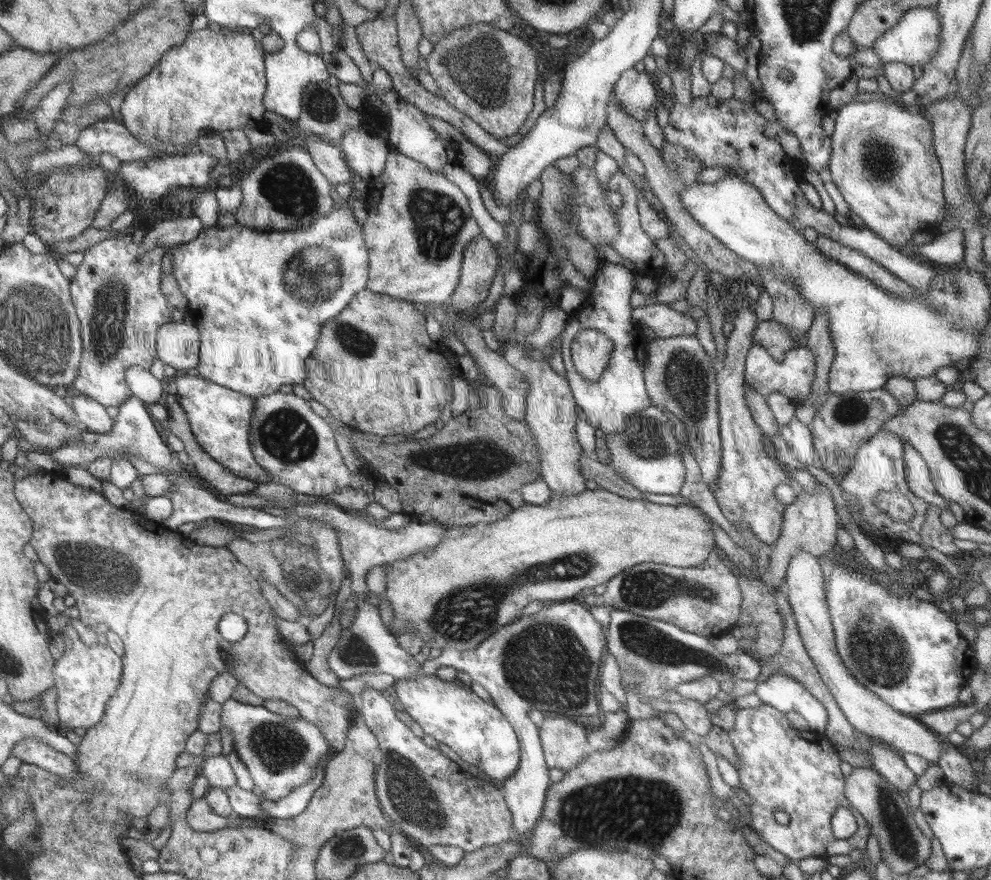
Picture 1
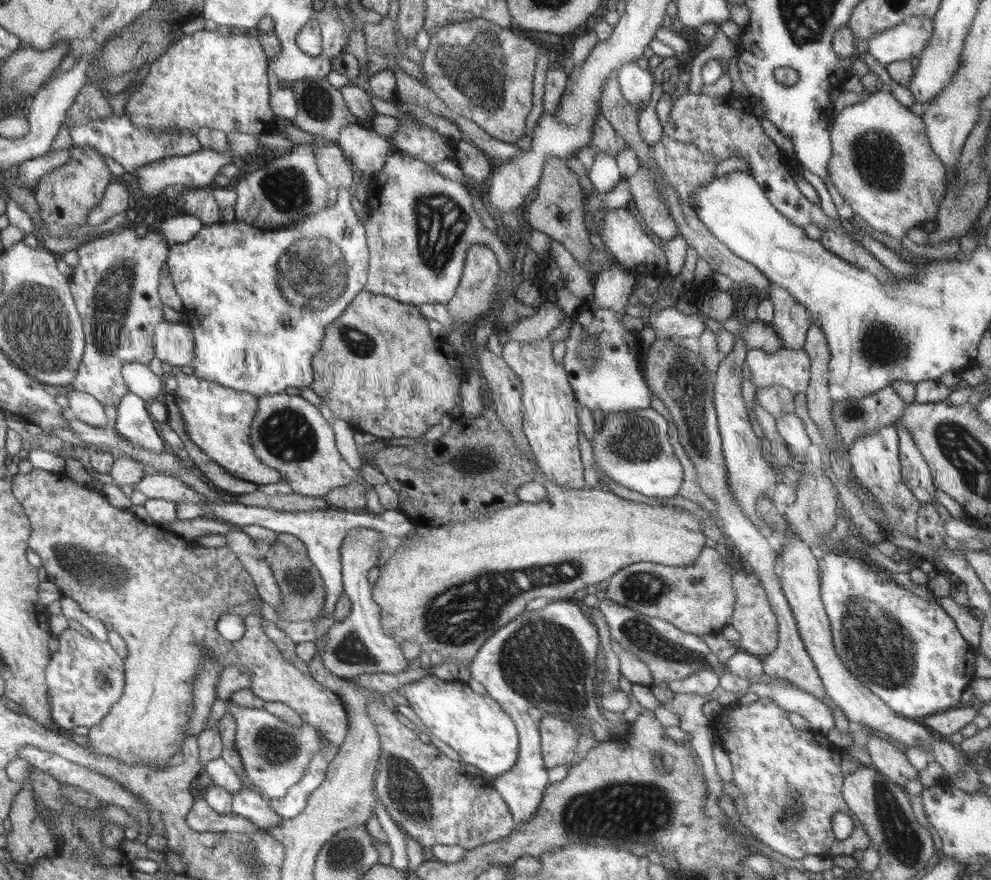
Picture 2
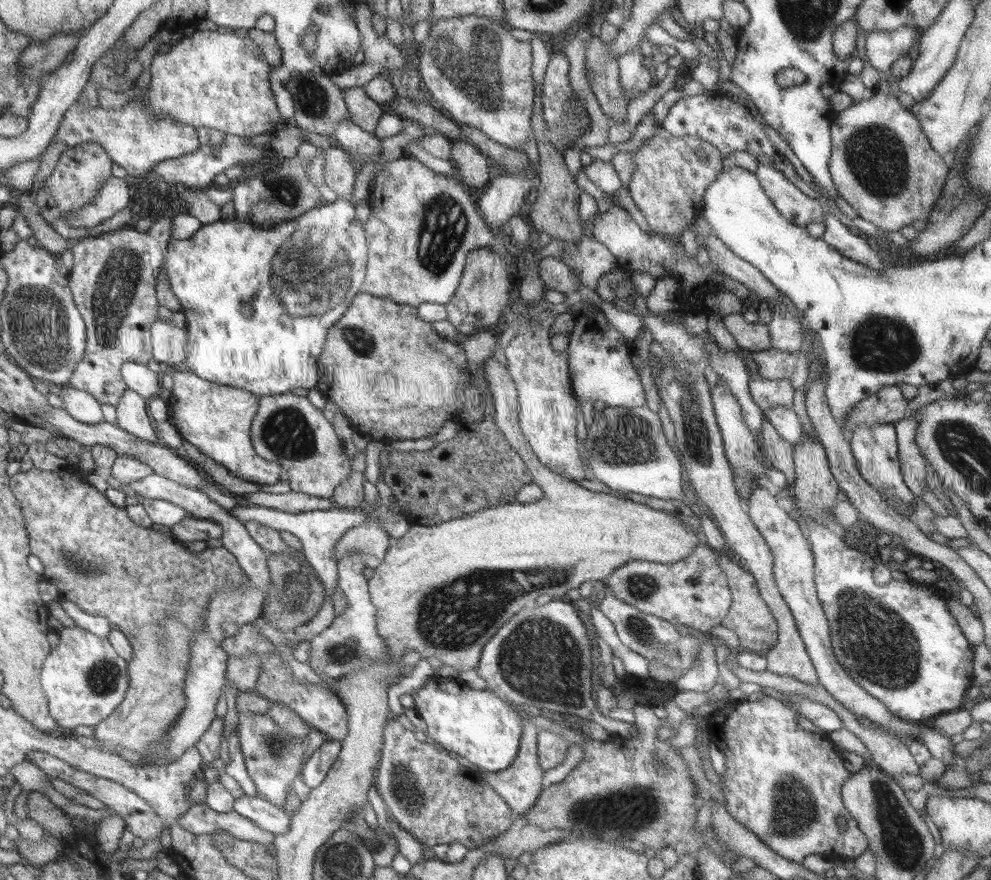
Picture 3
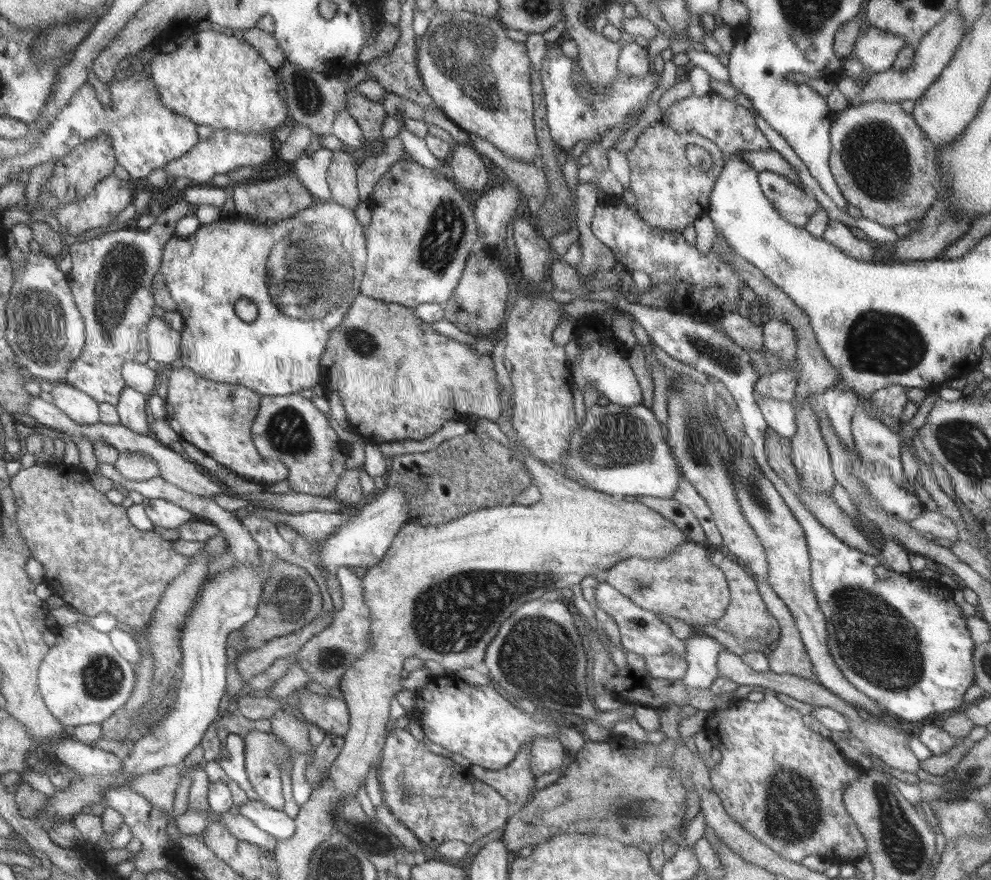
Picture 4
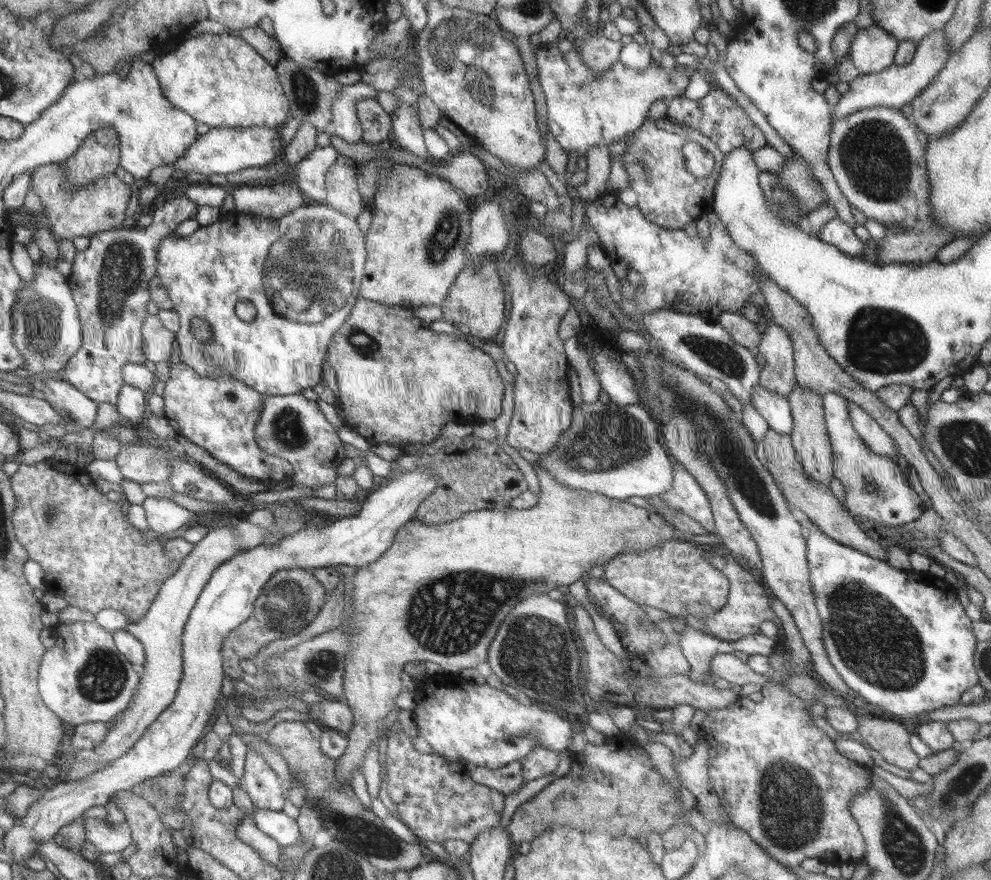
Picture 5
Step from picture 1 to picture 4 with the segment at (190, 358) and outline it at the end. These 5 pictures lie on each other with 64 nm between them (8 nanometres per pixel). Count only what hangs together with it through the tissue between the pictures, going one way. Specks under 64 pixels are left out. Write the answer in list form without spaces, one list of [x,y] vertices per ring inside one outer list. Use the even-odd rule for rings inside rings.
[[[162,317],[151,319],[148,336],[152,360],[169,367],[181,358],[181,332],[171,329]]]

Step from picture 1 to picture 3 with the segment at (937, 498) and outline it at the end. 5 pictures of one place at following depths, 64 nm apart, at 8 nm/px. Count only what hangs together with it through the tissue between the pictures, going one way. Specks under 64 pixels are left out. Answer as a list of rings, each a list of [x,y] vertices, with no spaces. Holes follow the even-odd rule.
[[[907,416],[893,426],[897,435],[900,468],[904,482],[917,498],[921,498],[927,482],[926,460],[915,442],[918,421],[914,417]]]

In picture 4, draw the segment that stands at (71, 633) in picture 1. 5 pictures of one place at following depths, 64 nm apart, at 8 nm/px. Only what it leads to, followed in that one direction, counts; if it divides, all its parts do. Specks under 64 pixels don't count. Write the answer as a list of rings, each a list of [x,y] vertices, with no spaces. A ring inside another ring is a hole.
[[[83,621],[55,626],[57,641],[44,658],[39,671],[38,688],[49,711],[68,731],[82,724],[102,724],[132,695],[137,684],[135,662],[126,660],[114,649],[108,633]]]

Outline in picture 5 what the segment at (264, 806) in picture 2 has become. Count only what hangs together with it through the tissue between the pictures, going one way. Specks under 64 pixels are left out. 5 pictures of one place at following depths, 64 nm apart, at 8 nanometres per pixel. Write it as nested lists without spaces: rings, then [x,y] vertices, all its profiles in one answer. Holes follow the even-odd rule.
[[[254,807],[249,814],[254,824],[268,836],[274,837],[283,848],[292,848],[292,845],[302,844],[301,832],[297,819],[282,811],[276,812]]]

